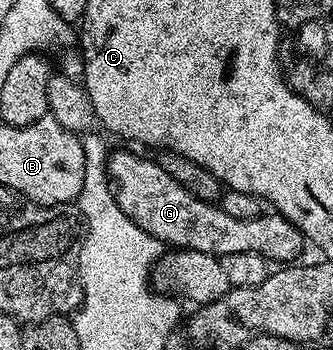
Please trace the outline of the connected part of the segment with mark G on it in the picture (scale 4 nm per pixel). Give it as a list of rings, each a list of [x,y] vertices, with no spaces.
[[[117,151],[108,156],[105,161],[105,172],[109,178],[109,188],[123,213],[143,229],[143,233],[151,233],[169,249],[180,249],[183,251],[194,251],[195,253],[207,253],[208,255],[222,256],[231,253],[259,253],[266,261],[273,265],[289,265],[301,255],[301,250],[307,247],[305,234],[291,221],[287,221],[283,216],[276,213],[263,213],[259,217],[251,217],[247,221],[240,217],[230,217],[223,213],[223,209],[216,203],[199,201],[175,177],[170,177],[161,168],[156,158],[144,159],[141,155],[136,155],[133,151]]]

